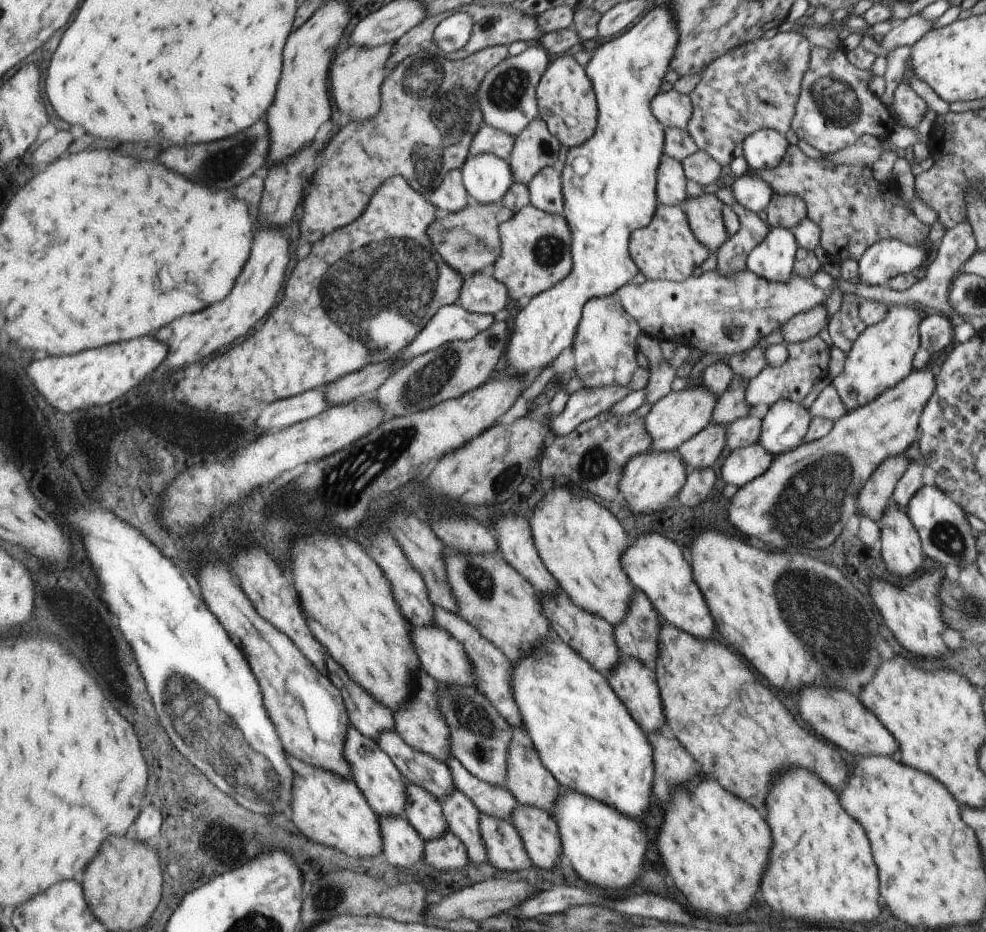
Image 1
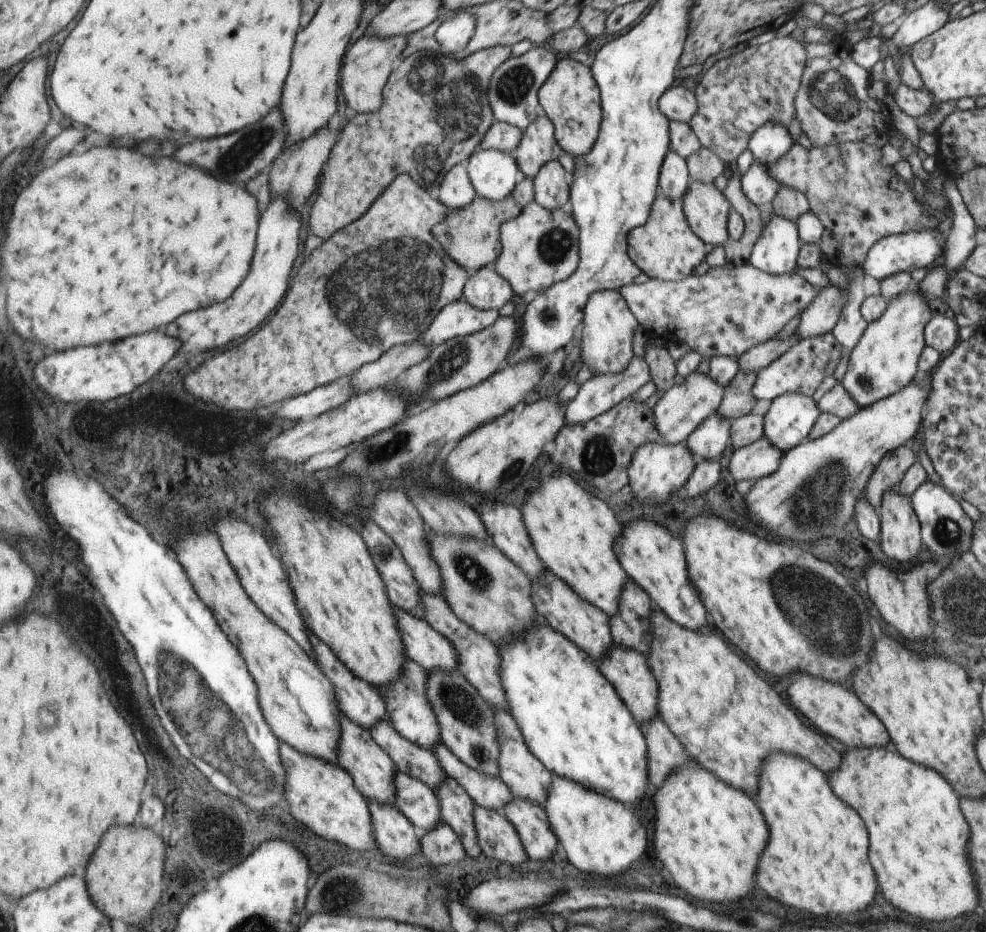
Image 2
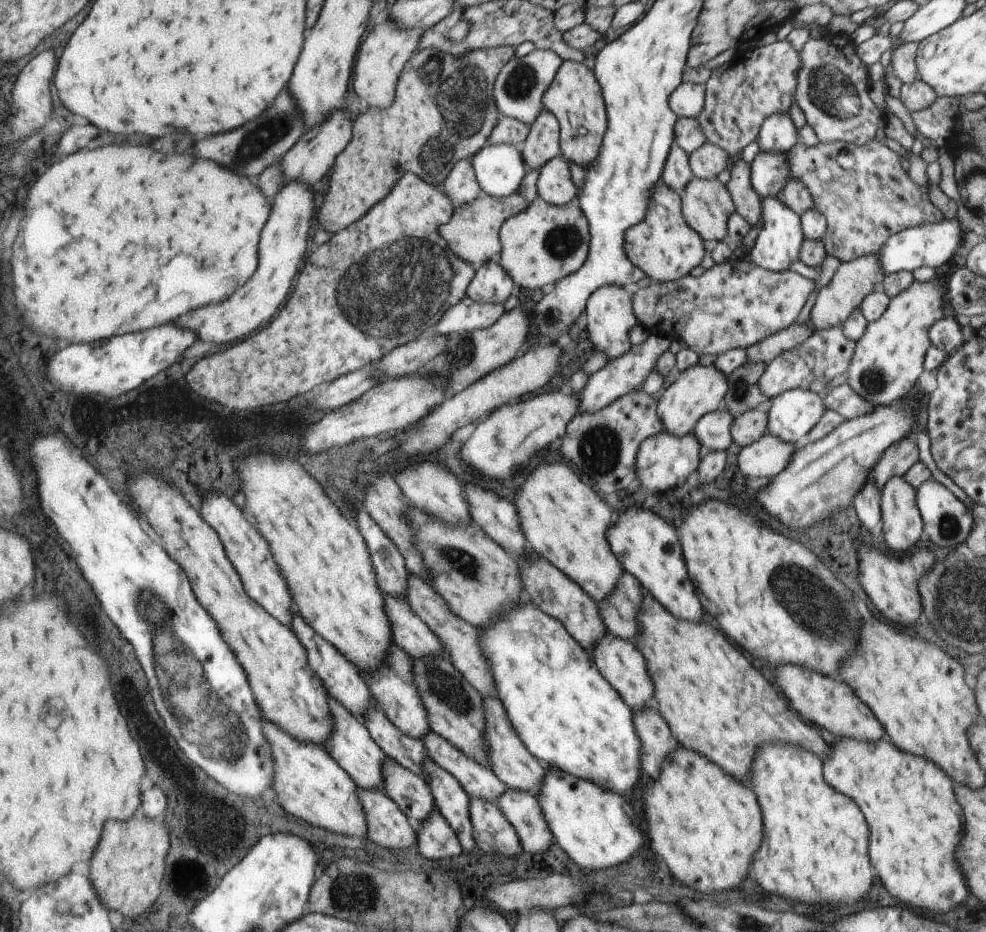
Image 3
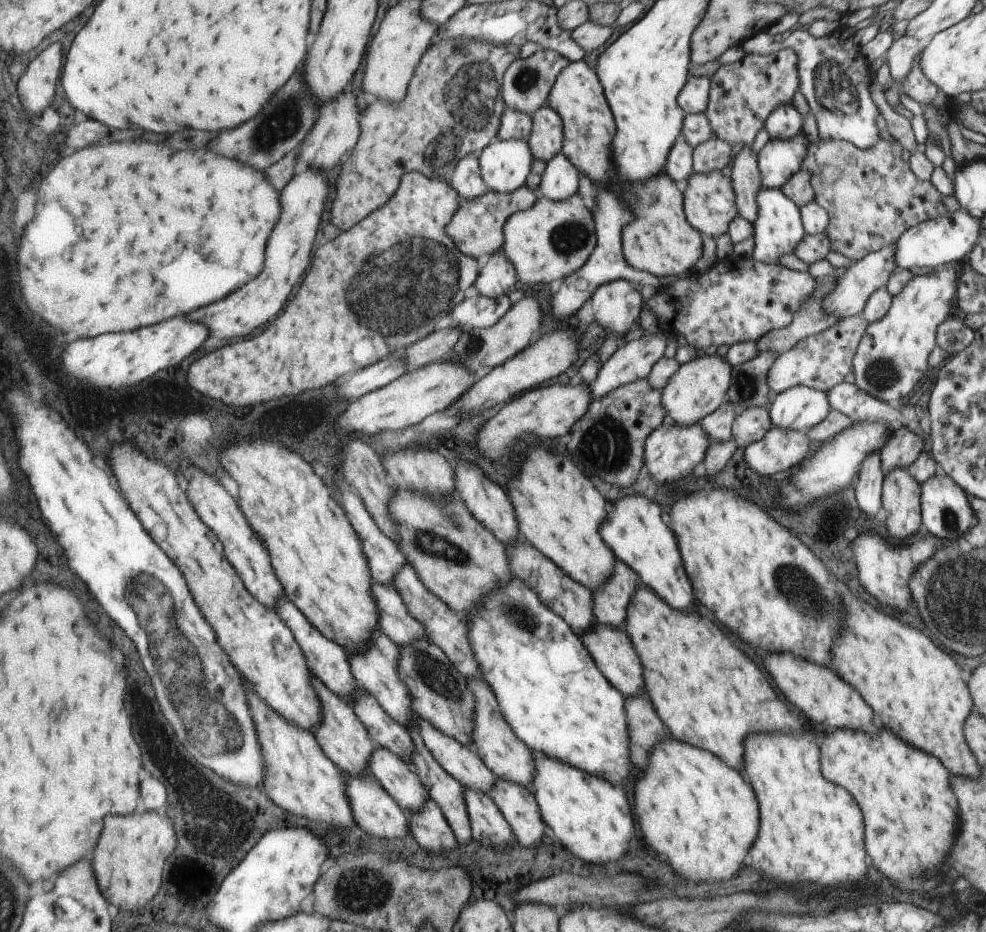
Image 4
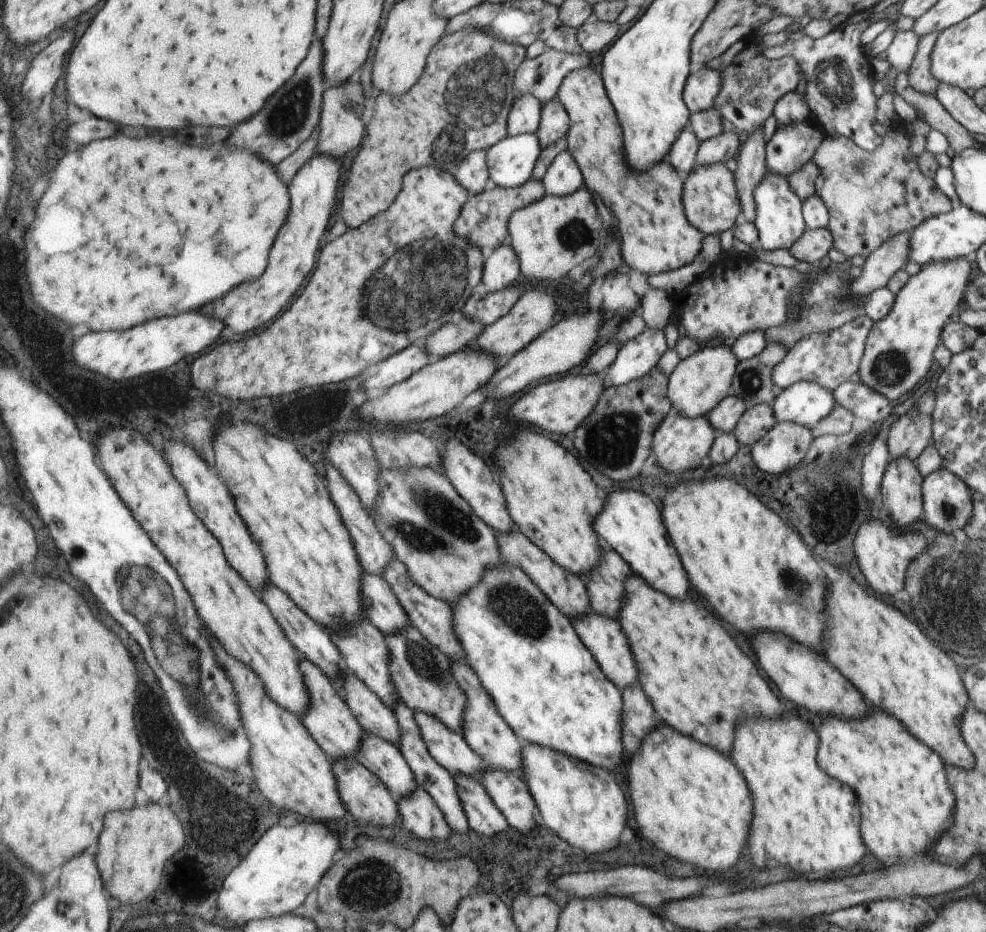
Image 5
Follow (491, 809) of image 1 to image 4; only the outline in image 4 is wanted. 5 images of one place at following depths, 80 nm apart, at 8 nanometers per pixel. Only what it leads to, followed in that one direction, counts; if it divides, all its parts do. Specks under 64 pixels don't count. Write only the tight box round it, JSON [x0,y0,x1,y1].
[418,718,497,793]

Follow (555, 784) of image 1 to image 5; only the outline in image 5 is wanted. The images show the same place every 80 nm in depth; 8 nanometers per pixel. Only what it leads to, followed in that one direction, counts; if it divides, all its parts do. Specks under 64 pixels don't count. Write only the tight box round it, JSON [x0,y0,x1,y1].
[452,661,523,772]

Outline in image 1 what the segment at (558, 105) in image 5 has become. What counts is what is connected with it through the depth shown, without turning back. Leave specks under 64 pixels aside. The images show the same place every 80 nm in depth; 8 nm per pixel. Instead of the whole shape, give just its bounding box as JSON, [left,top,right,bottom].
[511,118,560,184]

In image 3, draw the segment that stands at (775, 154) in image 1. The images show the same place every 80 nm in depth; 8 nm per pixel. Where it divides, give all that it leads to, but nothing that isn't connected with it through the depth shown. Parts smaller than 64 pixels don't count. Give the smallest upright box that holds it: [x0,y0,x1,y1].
[757,114,798,152]

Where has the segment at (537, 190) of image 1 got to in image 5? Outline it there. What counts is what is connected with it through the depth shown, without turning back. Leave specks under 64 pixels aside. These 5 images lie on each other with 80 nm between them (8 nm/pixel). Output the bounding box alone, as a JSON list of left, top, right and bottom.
[542,151,584,196]

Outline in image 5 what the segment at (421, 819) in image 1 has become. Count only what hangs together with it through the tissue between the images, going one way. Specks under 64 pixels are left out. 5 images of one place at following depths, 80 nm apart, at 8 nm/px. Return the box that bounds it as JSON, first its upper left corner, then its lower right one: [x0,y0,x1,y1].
[356,732,419,800]

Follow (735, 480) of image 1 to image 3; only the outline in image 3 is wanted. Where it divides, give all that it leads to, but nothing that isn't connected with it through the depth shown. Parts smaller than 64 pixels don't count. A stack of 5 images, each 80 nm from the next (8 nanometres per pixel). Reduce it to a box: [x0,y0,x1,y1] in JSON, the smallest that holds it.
[737,433,797,476]

